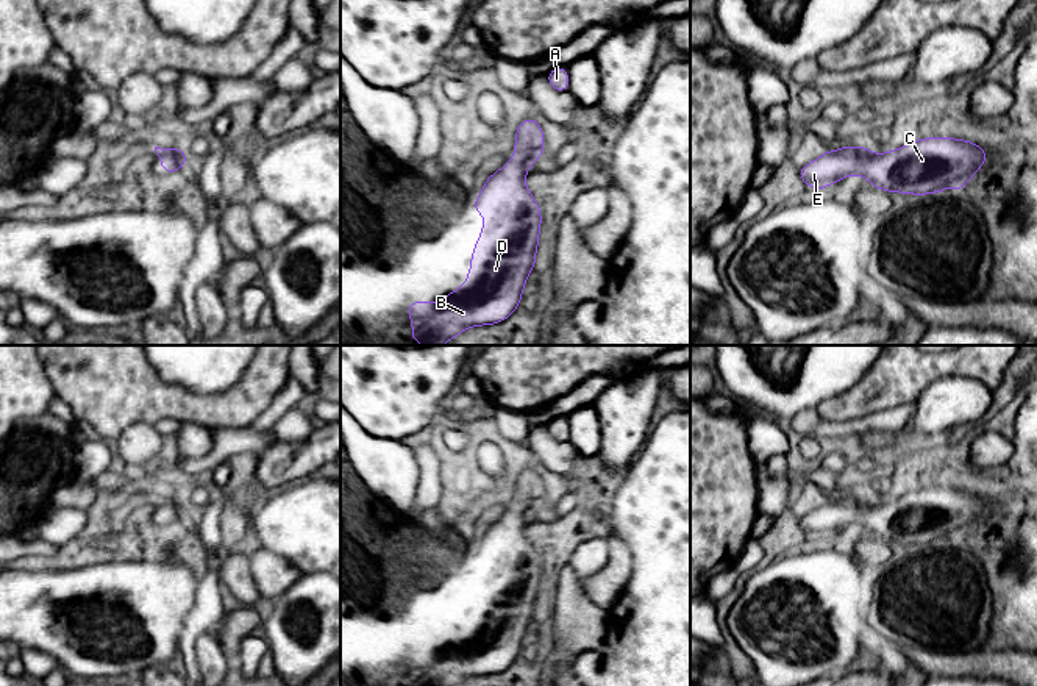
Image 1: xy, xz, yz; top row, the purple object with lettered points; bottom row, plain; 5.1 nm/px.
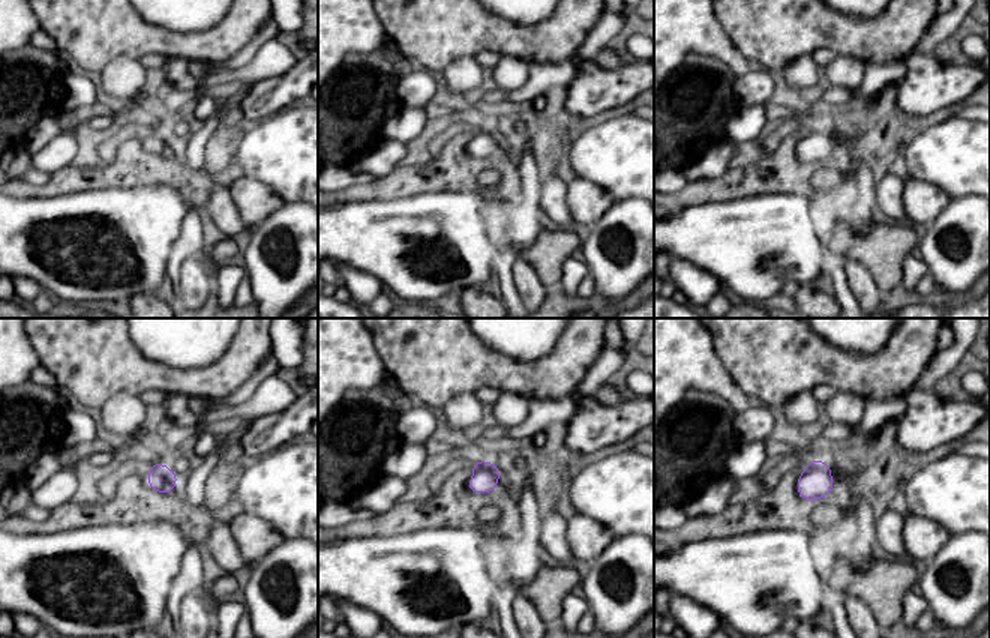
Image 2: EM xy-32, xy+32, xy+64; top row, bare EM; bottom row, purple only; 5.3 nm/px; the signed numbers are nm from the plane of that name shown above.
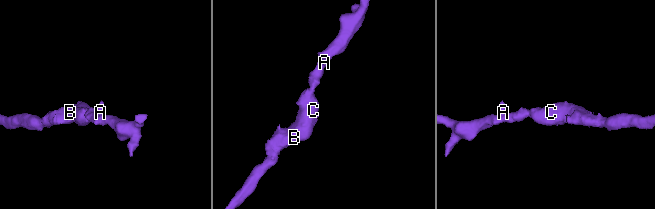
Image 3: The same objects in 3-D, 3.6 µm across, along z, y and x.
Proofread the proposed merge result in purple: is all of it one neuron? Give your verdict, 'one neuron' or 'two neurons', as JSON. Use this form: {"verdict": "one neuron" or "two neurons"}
{"verdict": "one neuron"}

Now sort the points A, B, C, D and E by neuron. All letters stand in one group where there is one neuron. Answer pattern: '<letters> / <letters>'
A B C D E

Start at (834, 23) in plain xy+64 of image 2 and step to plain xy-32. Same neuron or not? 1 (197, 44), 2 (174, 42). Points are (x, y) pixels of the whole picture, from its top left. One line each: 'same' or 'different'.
1: same
2: same

